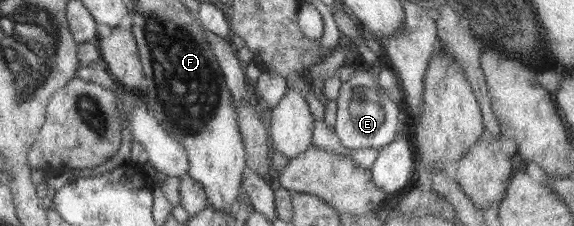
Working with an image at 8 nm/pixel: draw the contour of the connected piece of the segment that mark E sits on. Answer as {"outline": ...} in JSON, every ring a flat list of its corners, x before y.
{"outline":[[359,70,350,80,342,83,337,103,335,134,349,152,363,149,381,150,390,144,400,126,399,107,388,99,387,92,379,85,371,71]]}

